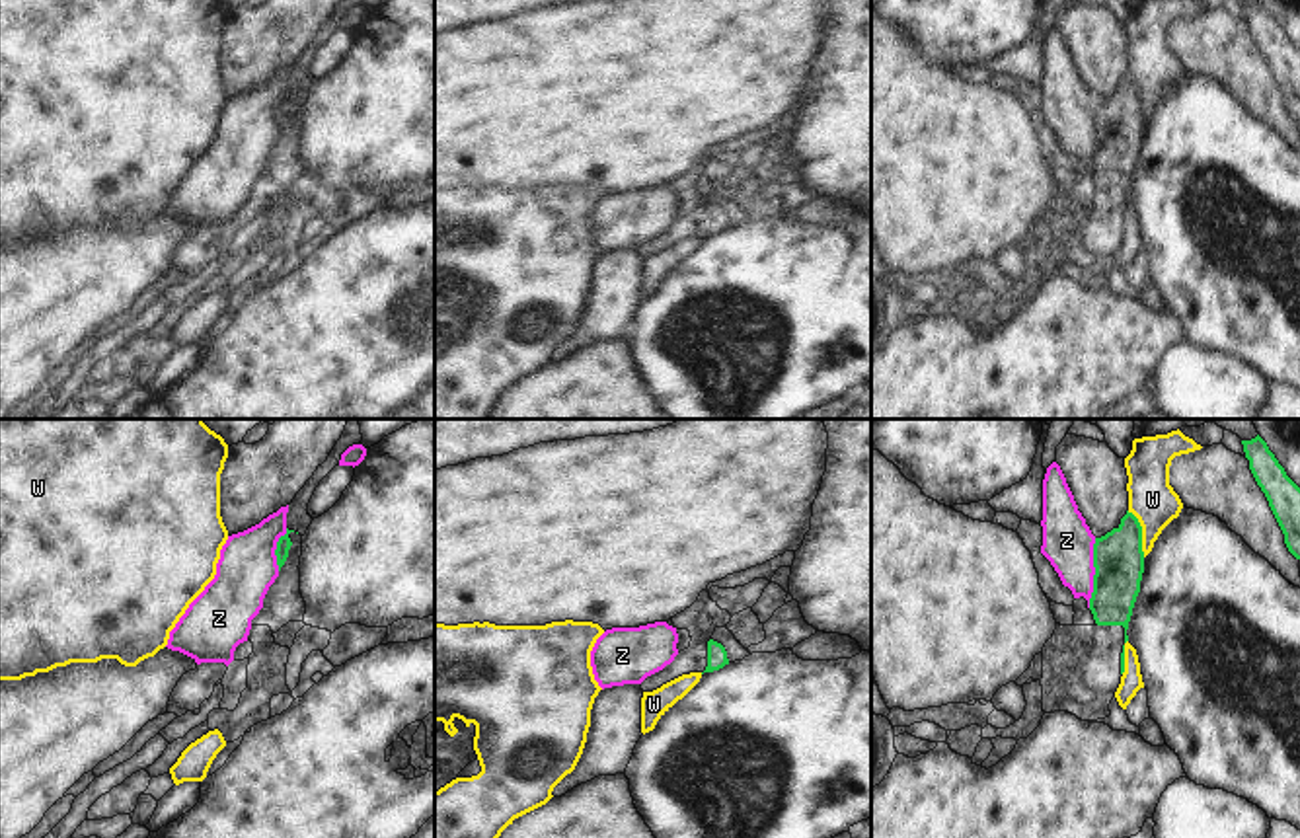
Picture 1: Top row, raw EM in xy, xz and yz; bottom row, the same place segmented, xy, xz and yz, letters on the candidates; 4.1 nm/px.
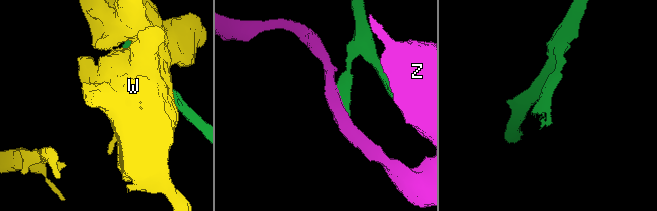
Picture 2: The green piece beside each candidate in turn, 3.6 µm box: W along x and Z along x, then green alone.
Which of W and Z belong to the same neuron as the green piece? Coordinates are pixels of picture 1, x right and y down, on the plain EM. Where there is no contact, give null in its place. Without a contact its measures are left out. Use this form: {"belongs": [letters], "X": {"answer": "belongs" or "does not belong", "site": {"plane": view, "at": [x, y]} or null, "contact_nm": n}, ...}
{"belongs": [], "W": {"answer": "does not belong", "site": {"plane": "yz", "at": [1141, 96]}, "contact_nm": 200}, "Z": {"answer": "does not belong", "site": {"plane": "yz", "at": [1096, 137]}, "contact_nm": 280}}

